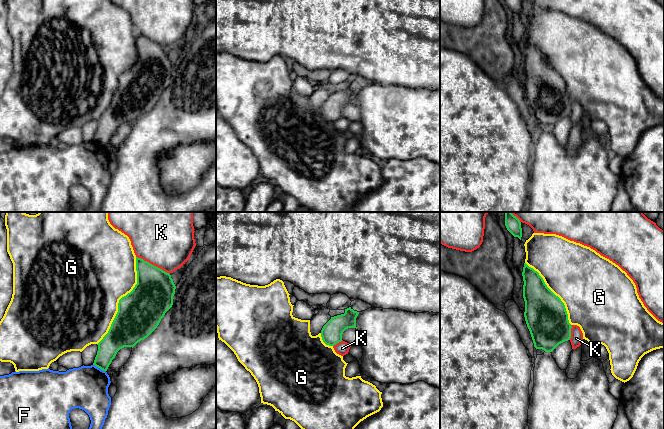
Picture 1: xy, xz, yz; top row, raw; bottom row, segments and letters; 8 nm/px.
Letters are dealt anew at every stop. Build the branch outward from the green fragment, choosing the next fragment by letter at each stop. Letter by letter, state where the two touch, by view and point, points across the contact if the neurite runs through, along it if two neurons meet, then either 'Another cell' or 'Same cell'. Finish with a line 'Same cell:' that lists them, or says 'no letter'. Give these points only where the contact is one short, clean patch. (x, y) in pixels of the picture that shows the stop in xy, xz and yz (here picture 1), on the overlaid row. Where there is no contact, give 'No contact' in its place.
F: Touches green at xy (99, 367). Boundary: xy (93, 364), (105, 371). Another cell
G: Touches green at xy (119, 300). Another cell
K: Touches green at xy (153, 265). Another cell
Same cell: no letter

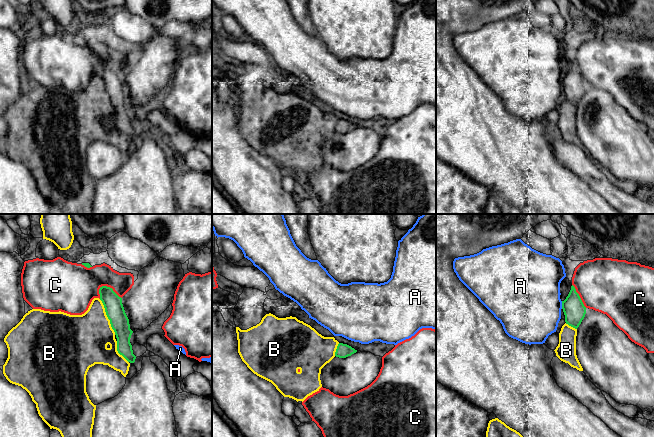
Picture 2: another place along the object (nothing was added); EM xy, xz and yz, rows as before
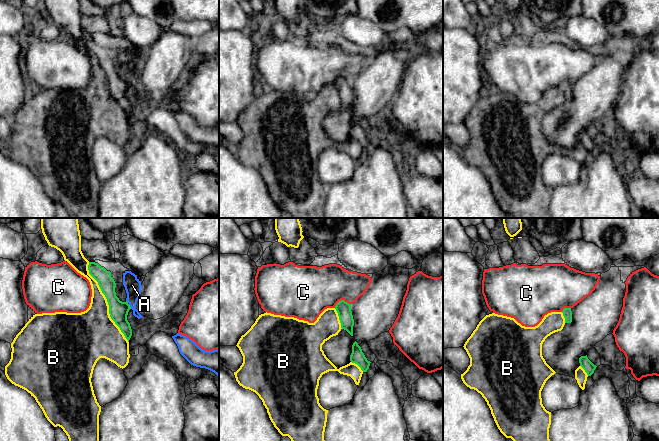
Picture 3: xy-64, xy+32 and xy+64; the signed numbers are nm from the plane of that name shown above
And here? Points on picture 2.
A: Touches green at yz (562, 305). Another cell
B: Touches green at xy (107, 316). Another cell
C: Touches green at xy (109, 287). Boundary: xy (98, 289), (102, 286), (109, 286), (121, 298). Another cell
Same cell: no letter

